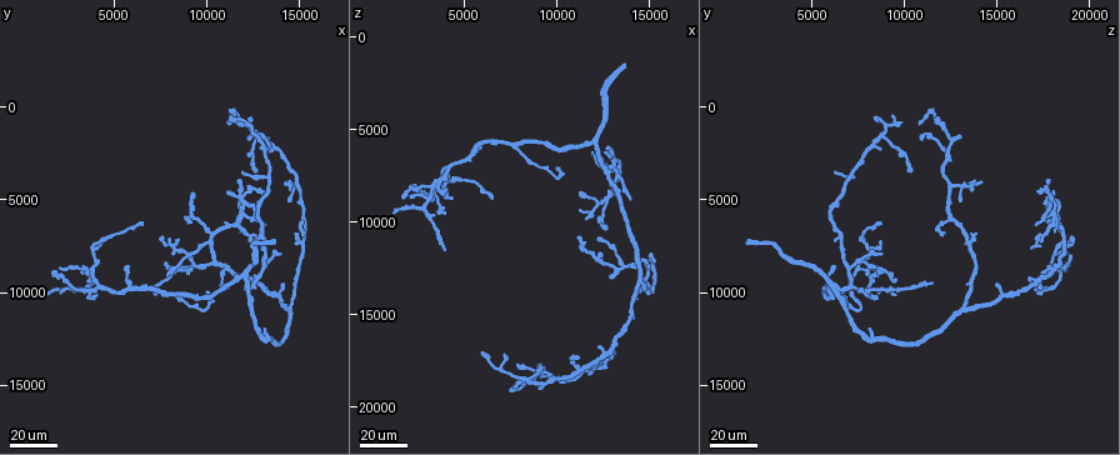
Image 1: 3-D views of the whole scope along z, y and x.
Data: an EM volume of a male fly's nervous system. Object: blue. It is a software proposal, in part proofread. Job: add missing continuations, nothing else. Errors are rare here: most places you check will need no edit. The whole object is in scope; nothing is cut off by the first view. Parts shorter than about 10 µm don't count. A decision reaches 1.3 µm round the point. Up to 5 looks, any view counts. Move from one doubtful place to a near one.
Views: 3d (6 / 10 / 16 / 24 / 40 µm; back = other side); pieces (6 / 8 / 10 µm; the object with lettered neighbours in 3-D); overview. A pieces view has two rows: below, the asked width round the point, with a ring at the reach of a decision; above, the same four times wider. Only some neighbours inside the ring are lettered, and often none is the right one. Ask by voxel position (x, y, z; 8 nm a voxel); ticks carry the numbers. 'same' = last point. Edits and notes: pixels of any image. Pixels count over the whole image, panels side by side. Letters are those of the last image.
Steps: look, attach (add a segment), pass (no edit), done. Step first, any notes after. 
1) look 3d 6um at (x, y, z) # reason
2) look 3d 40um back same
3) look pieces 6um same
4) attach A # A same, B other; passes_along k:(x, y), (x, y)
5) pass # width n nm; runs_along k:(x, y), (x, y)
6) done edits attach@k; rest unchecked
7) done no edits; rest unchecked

look 3d 40um at (4000, 9600, 11400) # long arm stops here

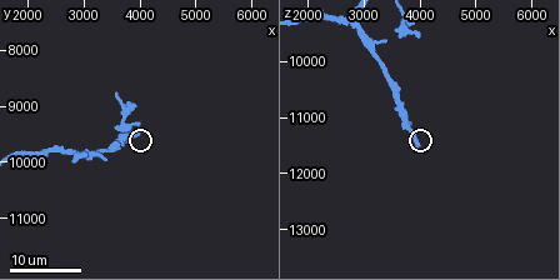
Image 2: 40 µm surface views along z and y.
look pieces 10um at (4000, 9450, 11450)

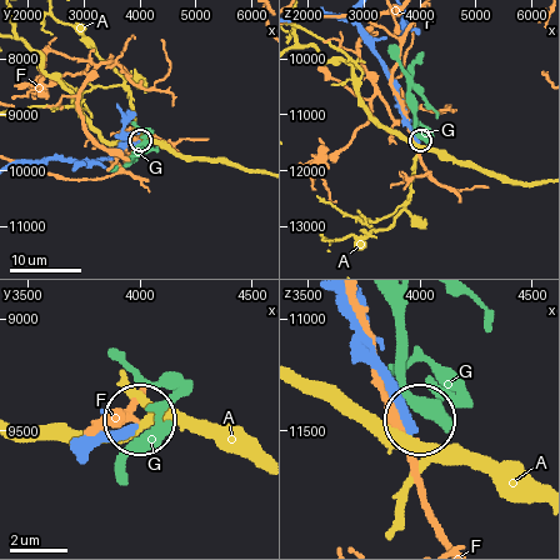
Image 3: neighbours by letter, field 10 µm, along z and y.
pass # width 300 nm; A other, F other, G other; runs_along 3:(79, 446), (134, 428); no lettered segment goes on from it

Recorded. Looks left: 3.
look 3d 16um at (4000, 9350, 9550) # end of a long branch

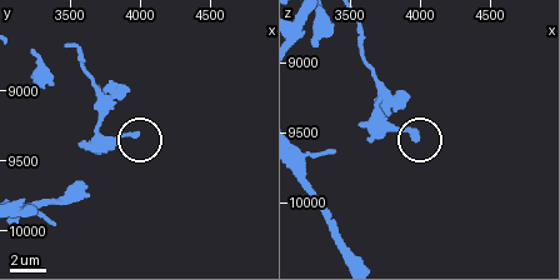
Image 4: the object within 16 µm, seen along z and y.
look pieces 6um at (3960, 9320, 9520)

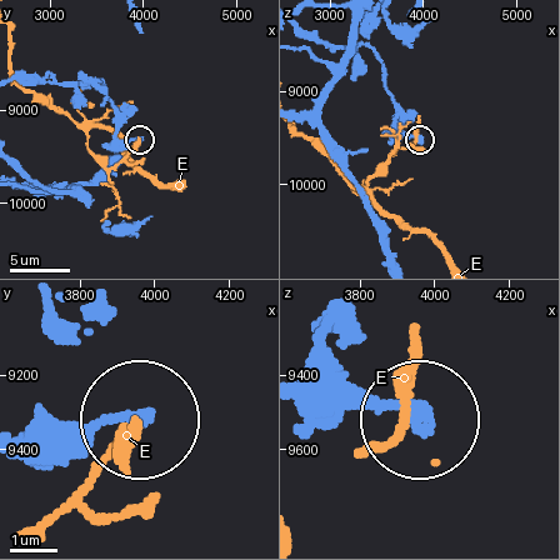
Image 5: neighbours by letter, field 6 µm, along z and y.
pass # E other; none of them fits

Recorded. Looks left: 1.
done no edits; rest unchecked

